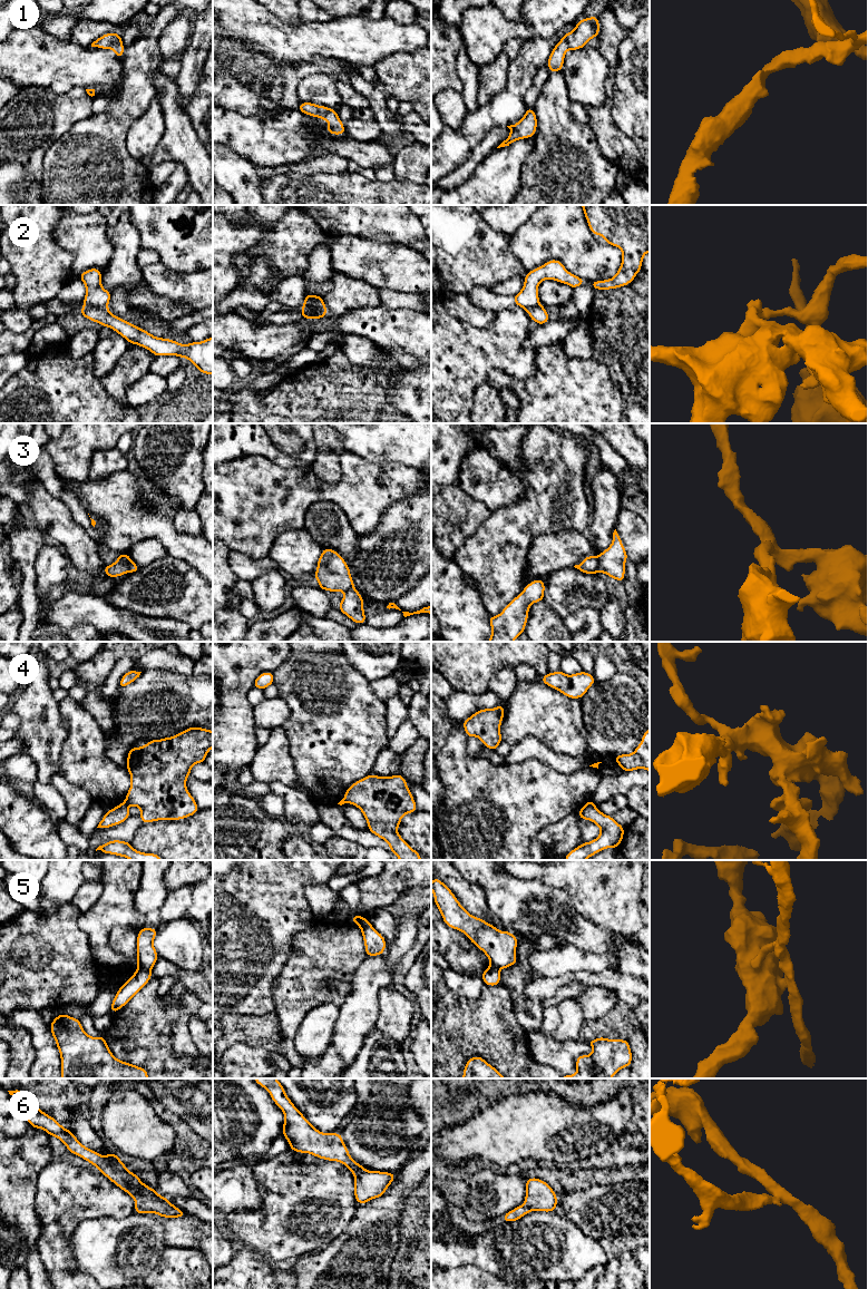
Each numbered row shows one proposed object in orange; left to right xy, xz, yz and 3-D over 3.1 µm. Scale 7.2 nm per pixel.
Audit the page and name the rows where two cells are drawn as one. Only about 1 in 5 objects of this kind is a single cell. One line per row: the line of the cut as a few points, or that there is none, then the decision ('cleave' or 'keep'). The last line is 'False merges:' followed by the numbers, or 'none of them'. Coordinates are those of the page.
1: no cut | keep
2: xy (84, 305), (107, 308) | cleave
3: yz (597, 557), (598, 572) | cleave
4: xy (125, 800), (128, 804) | cleave
5: xy (138, 965), (149, 970) | cleave
6: xz (364, 1170), (354, 1175) | cleave
False merges: 2, 3, 4, 5, 6

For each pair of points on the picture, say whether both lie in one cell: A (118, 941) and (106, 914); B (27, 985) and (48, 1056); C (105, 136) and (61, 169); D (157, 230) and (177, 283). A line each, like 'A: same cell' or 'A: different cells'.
A: different cells
B: different cells
C: same cell
D: different cells

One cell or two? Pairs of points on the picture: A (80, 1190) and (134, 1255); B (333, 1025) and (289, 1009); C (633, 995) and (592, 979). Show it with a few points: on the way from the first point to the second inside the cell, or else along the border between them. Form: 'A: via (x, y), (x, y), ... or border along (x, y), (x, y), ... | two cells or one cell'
A: border along (128, 1217), (87, 1218), (77, 1227) | two cells
B: border along (329, 1002), (314, 1006), (306, 1014), (294, 1038) | two cells
C: via (623, 985), (611, 979), (602, 979) | one cell

